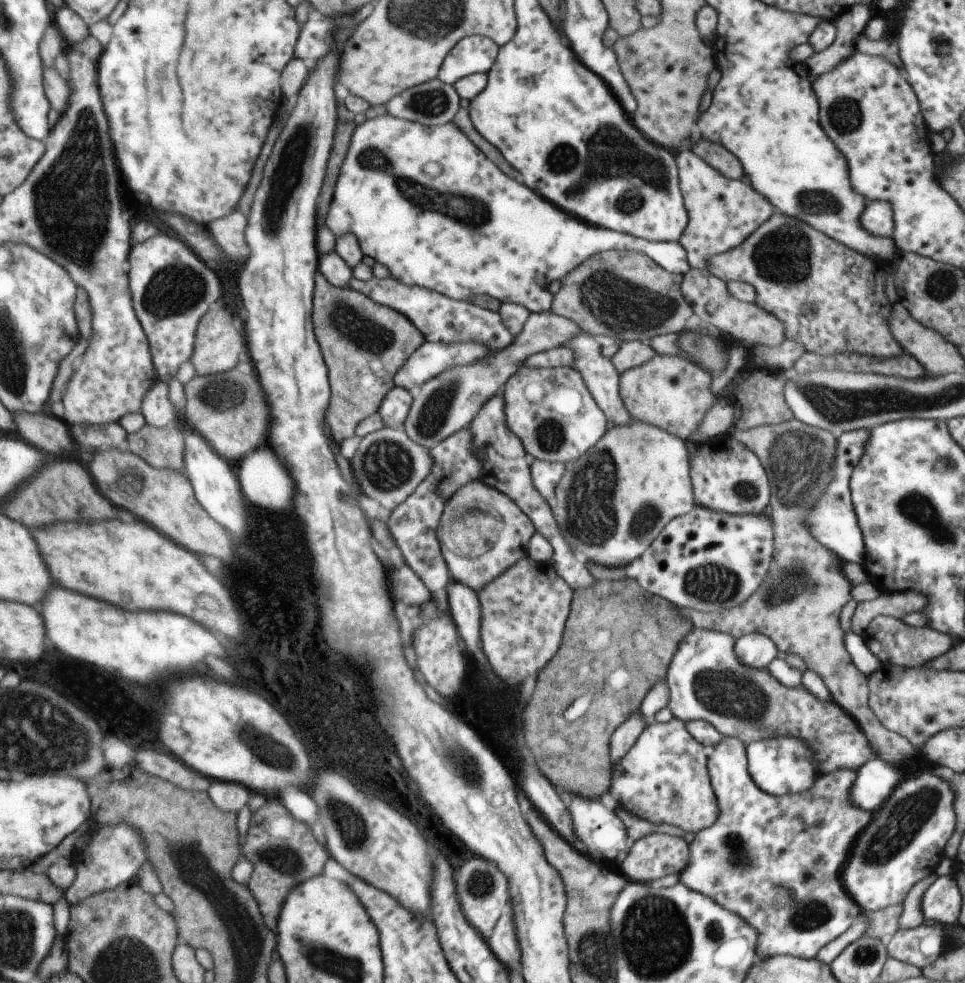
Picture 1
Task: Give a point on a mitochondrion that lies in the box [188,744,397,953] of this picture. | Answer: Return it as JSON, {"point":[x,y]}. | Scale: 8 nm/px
{"point":[346,817]}

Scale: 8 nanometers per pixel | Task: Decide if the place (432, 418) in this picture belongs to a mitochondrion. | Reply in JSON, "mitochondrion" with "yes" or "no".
{"mitochondrion":"yes"}

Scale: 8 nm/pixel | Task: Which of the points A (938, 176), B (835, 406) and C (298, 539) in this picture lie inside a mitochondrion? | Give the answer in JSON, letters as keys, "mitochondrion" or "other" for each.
{"A":"other","B":"mitochondrion","C":"other"}

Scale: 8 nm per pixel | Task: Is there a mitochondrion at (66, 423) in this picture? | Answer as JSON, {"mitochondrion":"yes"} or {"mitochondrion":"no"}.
{"mitochondrion":"no"}

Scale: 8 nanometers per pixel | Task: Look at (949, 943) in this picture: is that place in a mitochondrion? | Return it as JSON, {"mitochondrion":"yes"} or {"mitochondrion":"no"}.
{"mitochondrion":"no"}

